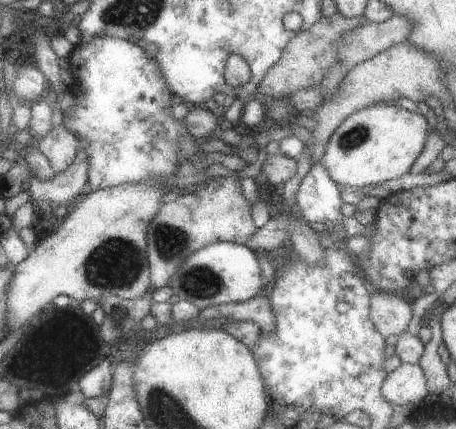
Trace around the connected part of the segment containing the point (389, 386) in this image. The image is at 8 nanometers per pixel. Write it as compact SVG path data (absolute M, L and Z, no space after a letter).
M401 363L386 375L380 394L390 404L421 404L429 394L426 378L419 364Z

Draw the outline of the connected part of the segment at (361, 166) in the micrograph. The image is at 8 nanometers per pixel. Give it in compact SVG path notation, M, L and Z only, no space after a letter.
M387 103L374 104L350 114L348 118L340 122L326 144L321 164L326 168L328 176L337 182L341 189L352 187L367 192L375 185L381 185L386 180L396 179L409 172L416 162L416 158L420 156L420 152L426 146L428 133L428 120L420 113L390 106Z

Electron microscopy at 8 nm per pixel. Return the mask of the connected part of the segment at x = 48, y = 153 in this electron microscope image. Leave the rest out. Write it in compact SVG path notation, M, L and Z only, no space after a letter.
M57 122L39 142L40 152L46 156L56 174L64 172L74 162L78 147L76 136Z

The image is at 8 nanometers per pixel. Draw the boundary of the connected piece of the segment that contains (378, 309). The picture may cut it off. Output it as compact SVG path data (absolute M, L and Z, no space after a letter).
M371 289L370 320L384 338L399 335L412 320L412 304L402 295L382 294Z

